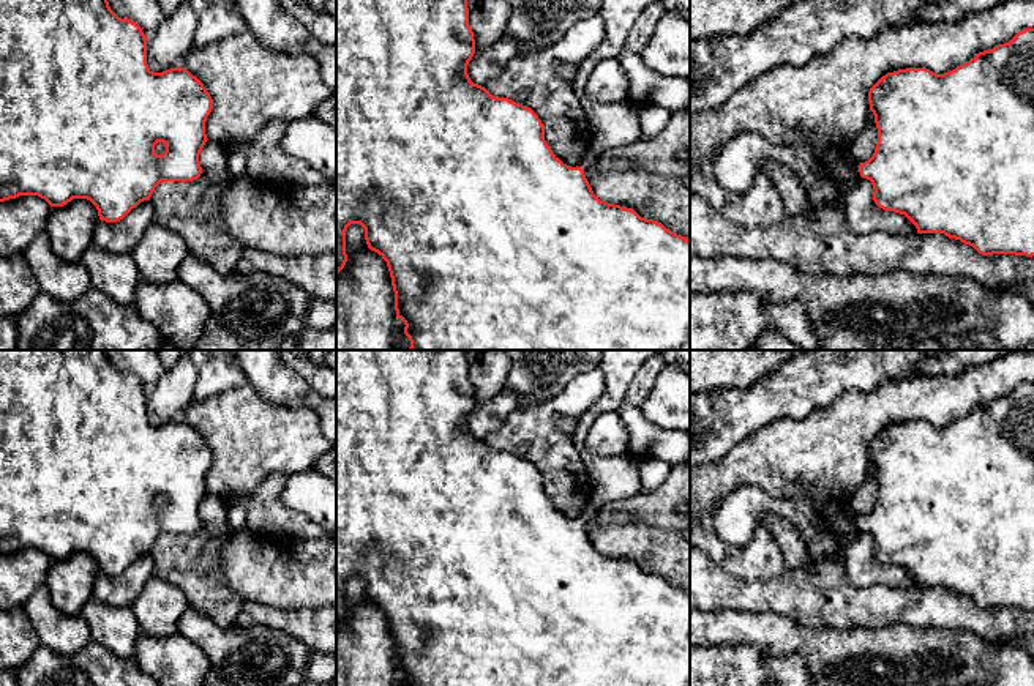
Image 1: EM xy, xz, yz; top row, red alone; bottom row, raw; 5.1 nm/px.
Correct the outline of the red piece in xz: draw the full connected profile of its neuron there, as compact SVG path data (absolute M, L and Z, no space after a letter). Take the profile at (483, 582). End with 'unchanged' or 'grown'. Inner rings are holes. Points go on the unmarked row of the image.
M336 350L336 624L346 615L346 583L350 577L365 582L365 593L388 620L395 645L396 672L404 675L404 686L690 686L690 593L671 585L661 576L641 571L635 563L600 554L584 524L592 520L600 509L594 495L576 520L564 517L545 494L545 479L538 468L527 459L508 451L493 449L485 440L474 437L467 418L475 407L474 385L469 378L467 350Z; grown

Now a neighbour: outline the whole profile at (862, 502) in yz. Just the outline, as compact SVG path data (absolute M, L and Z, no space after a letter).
M868 464L867 475L864 484L857 489L854 495L851 495L849 506L860 517L868 514L878 497L878 481L875 476L875 468Z

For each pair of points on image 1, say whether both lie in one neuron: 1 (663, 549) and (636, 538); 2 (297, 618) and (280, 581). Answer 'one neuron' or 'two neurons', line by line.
1: one neuron
2: two neurons

